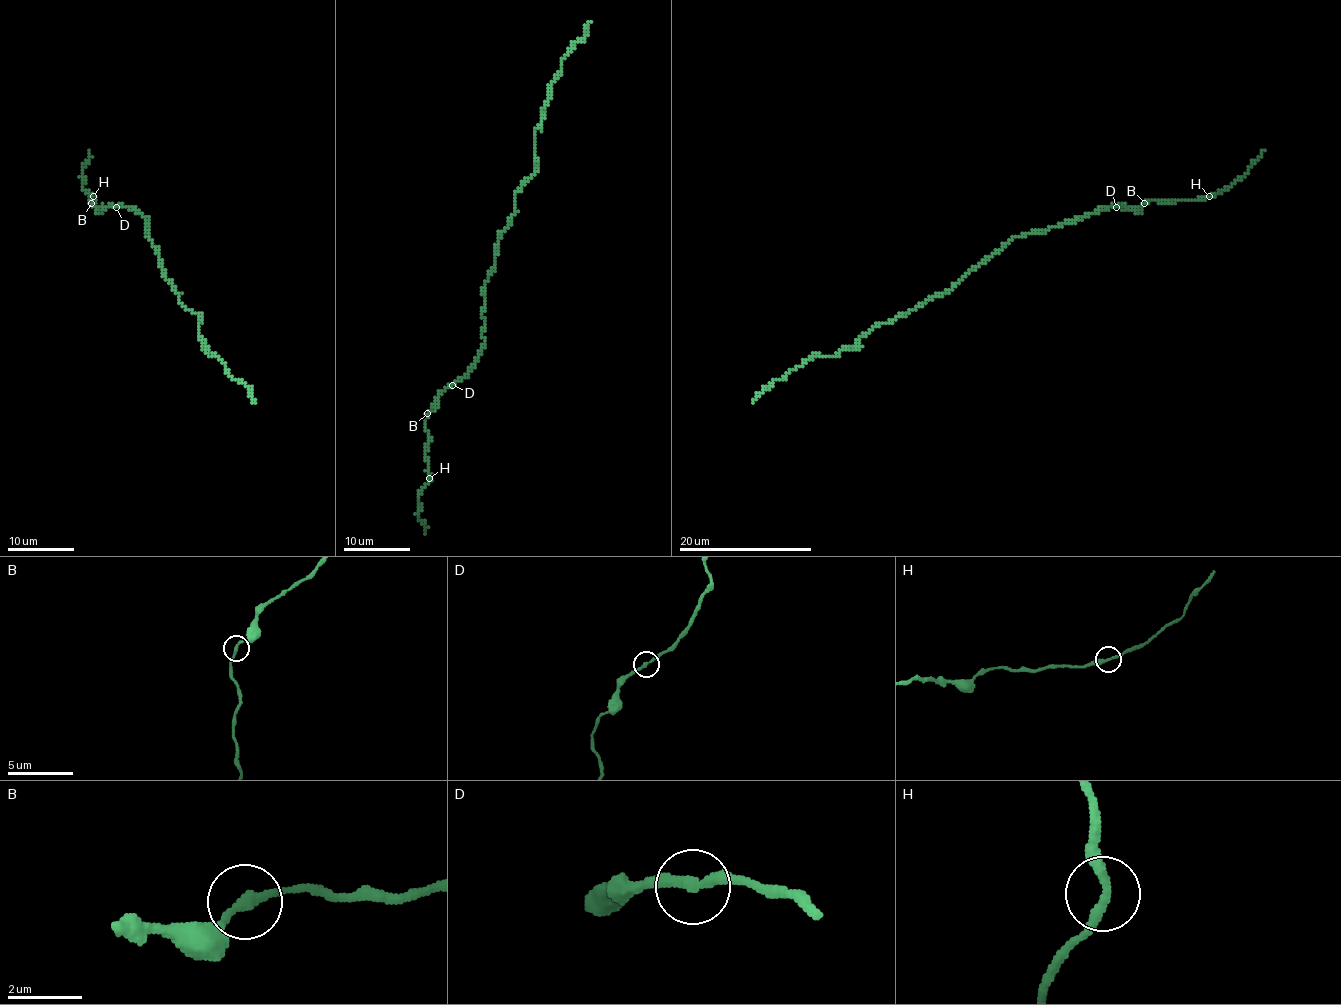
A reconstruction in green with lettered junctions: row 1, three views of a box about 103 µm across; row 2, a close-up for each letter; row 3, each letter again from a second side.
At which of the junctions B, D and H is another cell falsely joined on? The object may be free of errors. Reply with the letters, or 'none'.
none

